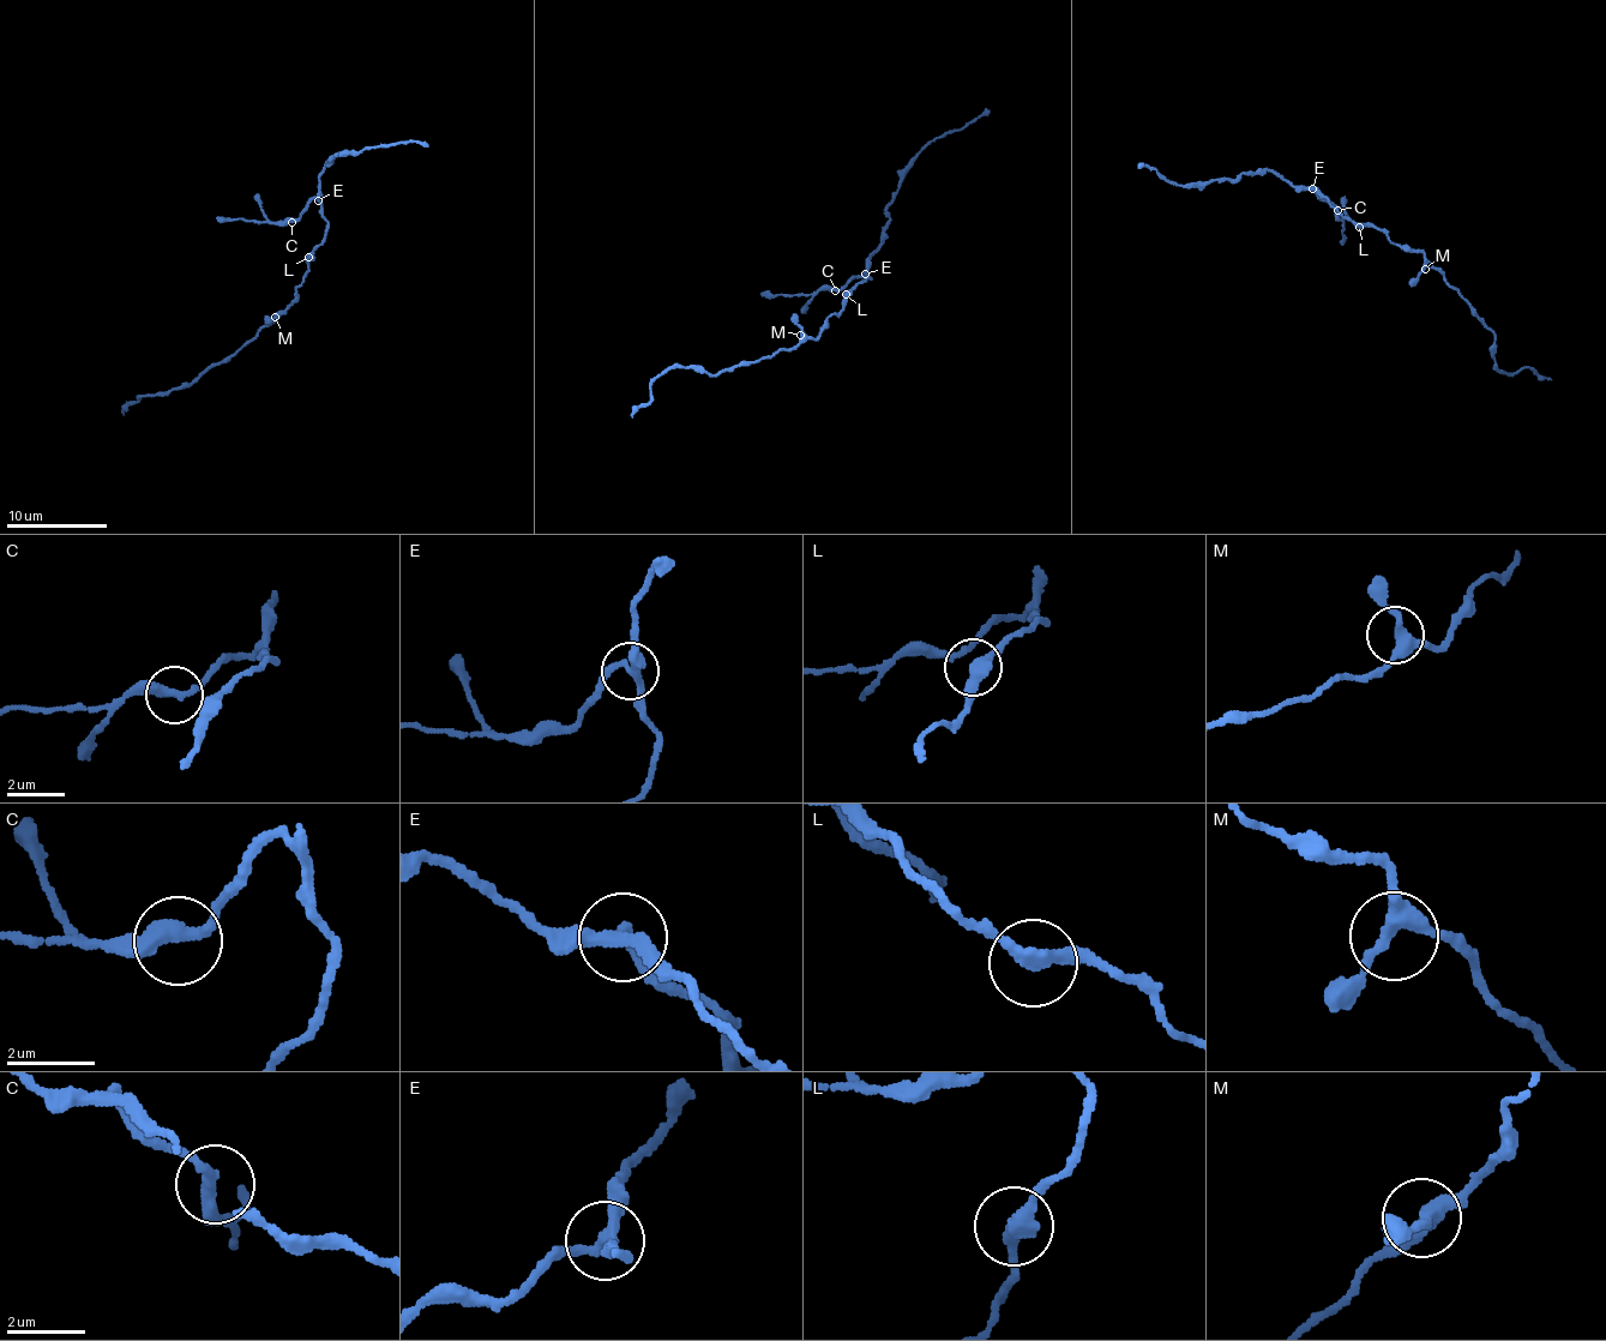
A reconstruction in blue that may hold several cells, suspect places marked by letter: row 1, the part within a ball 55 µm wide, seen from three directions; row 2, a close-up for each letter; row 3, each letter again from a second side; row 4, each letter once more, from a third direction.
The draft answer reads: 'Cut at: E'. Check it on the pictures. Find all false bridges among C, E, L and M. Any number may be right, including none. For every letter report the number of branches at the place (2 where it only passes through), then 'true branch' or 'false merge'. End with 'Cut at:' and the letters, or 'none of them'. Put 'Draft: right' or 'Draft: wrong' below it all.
C: branches 2; true branch
E: branches 3; true branch
L: branches 2; true branch
M: branches 3; true branch
Cut at: none of them
Draft: wrong

